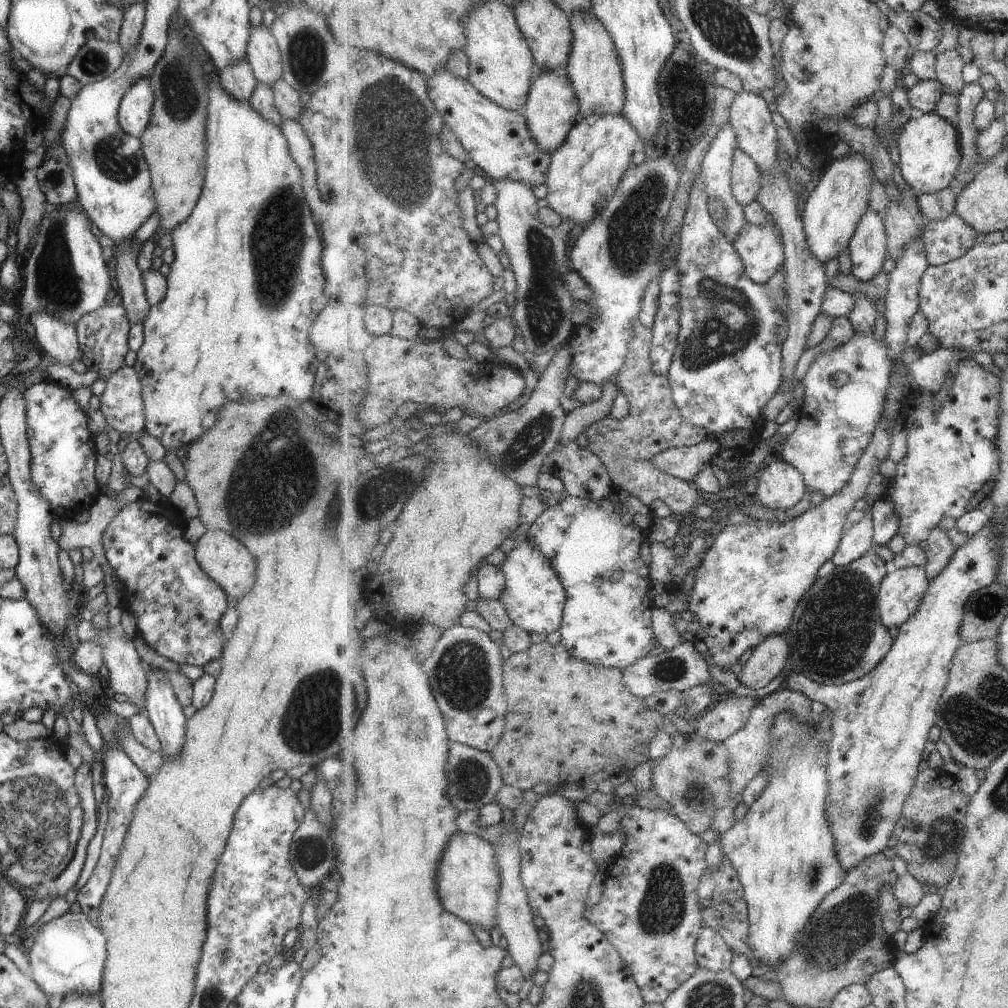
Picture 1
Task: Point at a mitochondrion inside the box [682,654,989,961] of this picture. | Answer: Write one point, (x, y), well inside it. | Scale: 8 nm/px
(944, 839)

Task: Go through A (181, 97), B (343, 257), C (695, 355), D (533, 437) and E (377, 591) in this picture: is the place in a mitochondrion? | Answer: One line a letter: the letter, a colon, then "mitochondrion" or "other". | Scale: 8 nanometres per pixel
A: mitochondrion
B: other
C: mitochondrion
D: mitochondrion
E: other

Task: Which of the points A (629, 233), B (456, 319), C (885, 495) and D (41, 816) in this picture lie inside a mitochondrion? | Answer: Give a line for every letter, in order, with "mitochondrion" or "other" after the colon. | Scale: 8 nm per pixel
A: mitochondrion
B: other
C: other
D: mitochondrion

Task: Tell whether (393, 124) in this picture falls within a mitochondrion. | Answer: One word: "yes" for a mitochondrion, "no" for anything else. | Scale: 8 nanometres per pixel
yes

